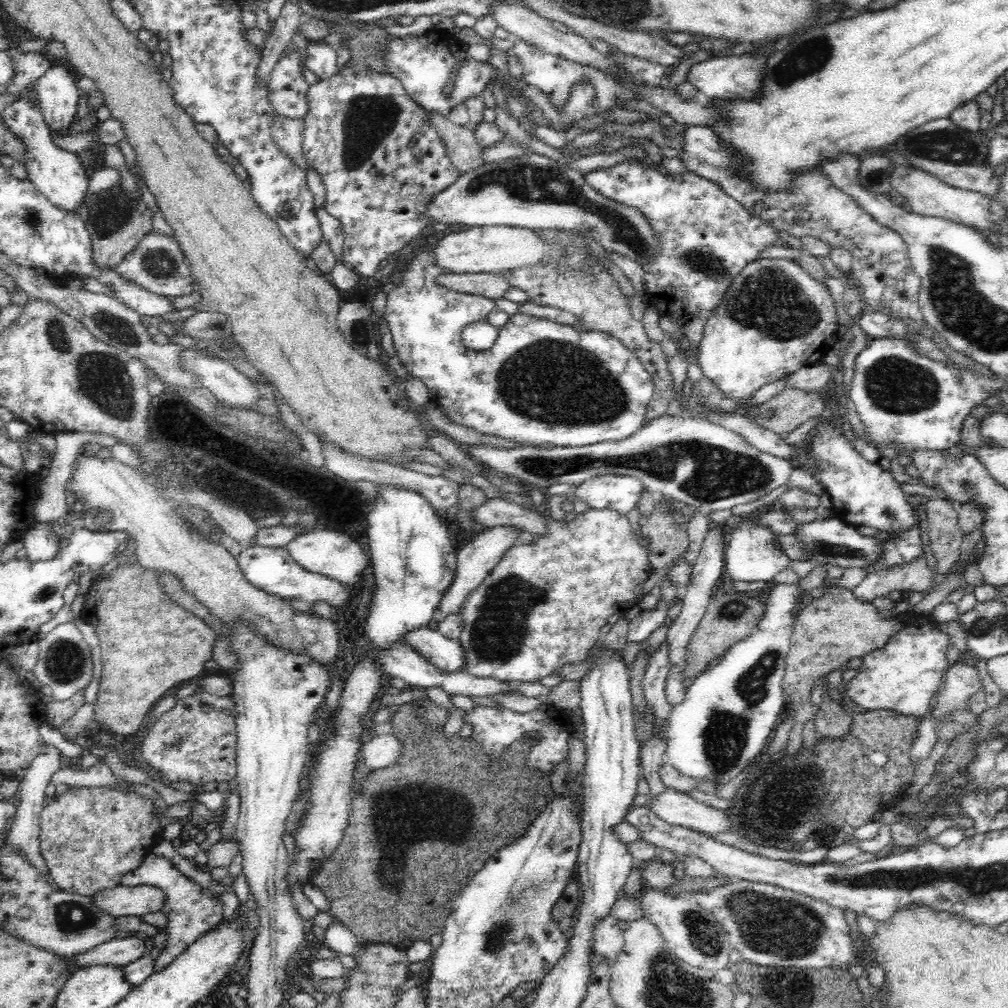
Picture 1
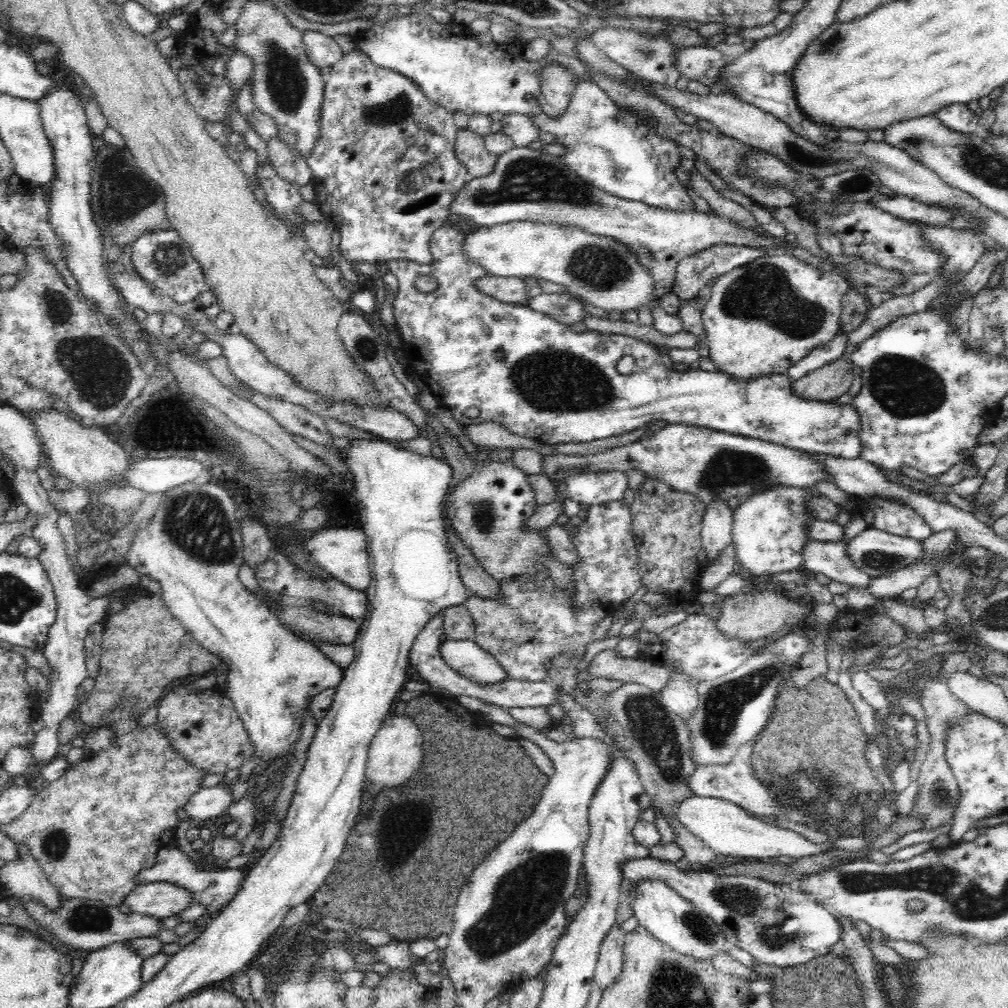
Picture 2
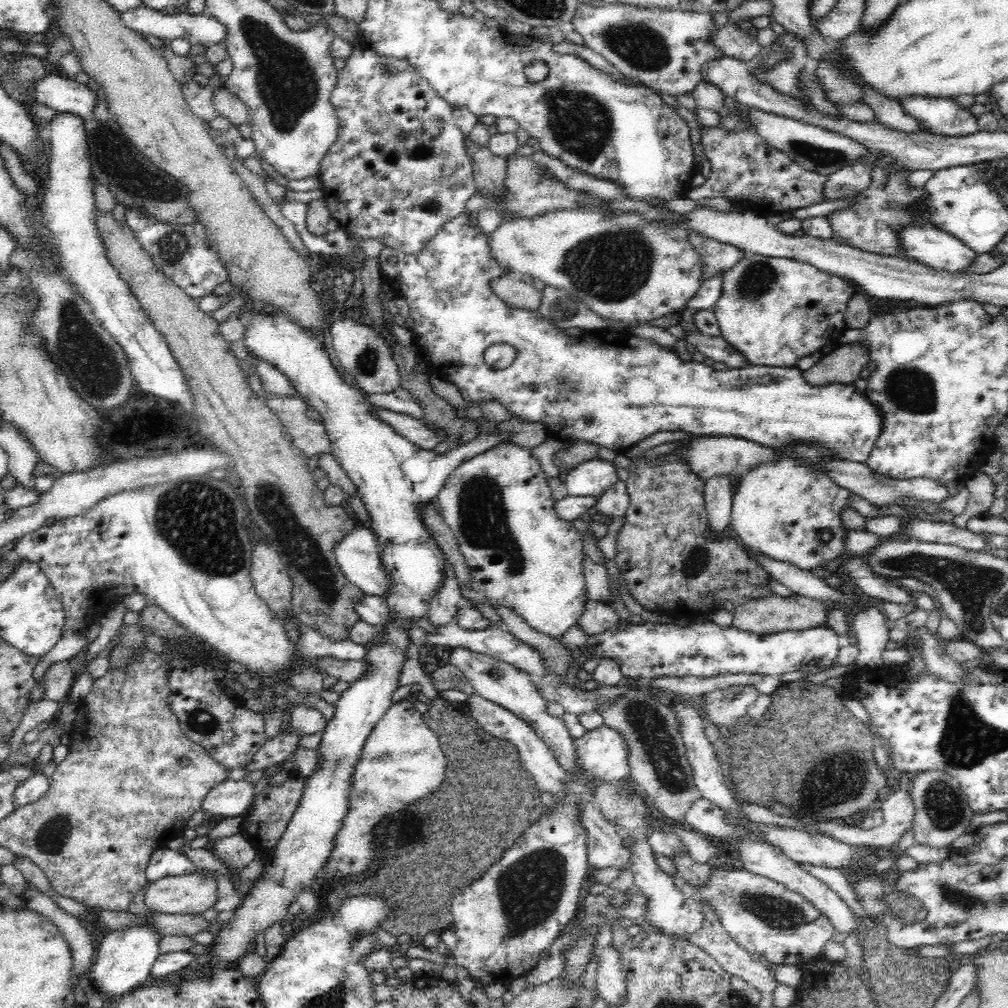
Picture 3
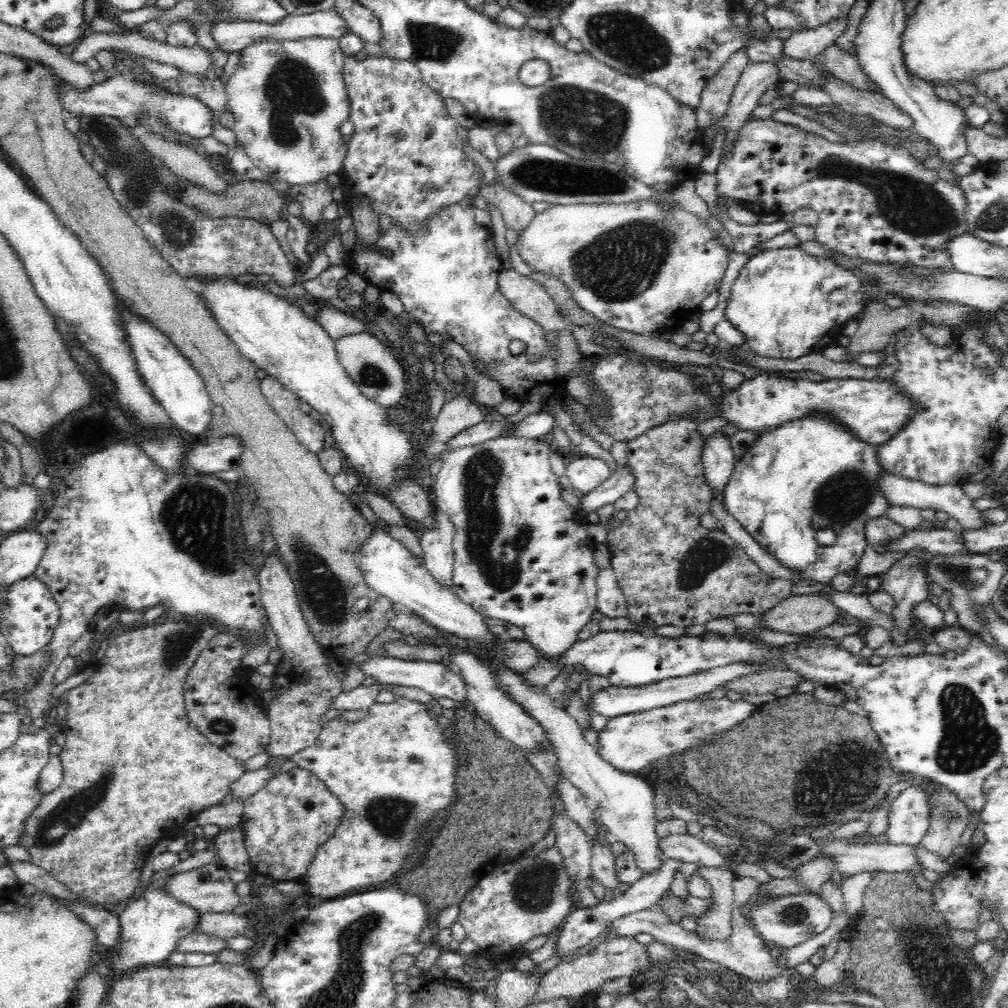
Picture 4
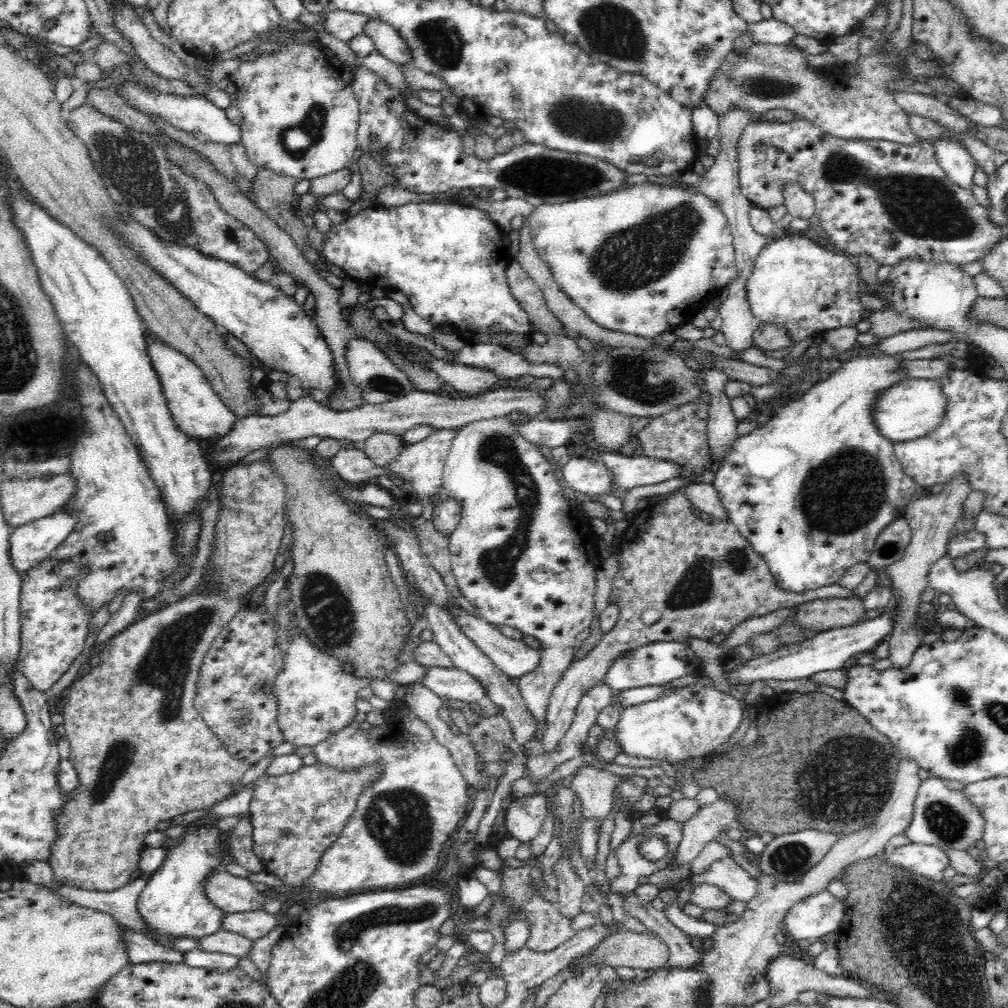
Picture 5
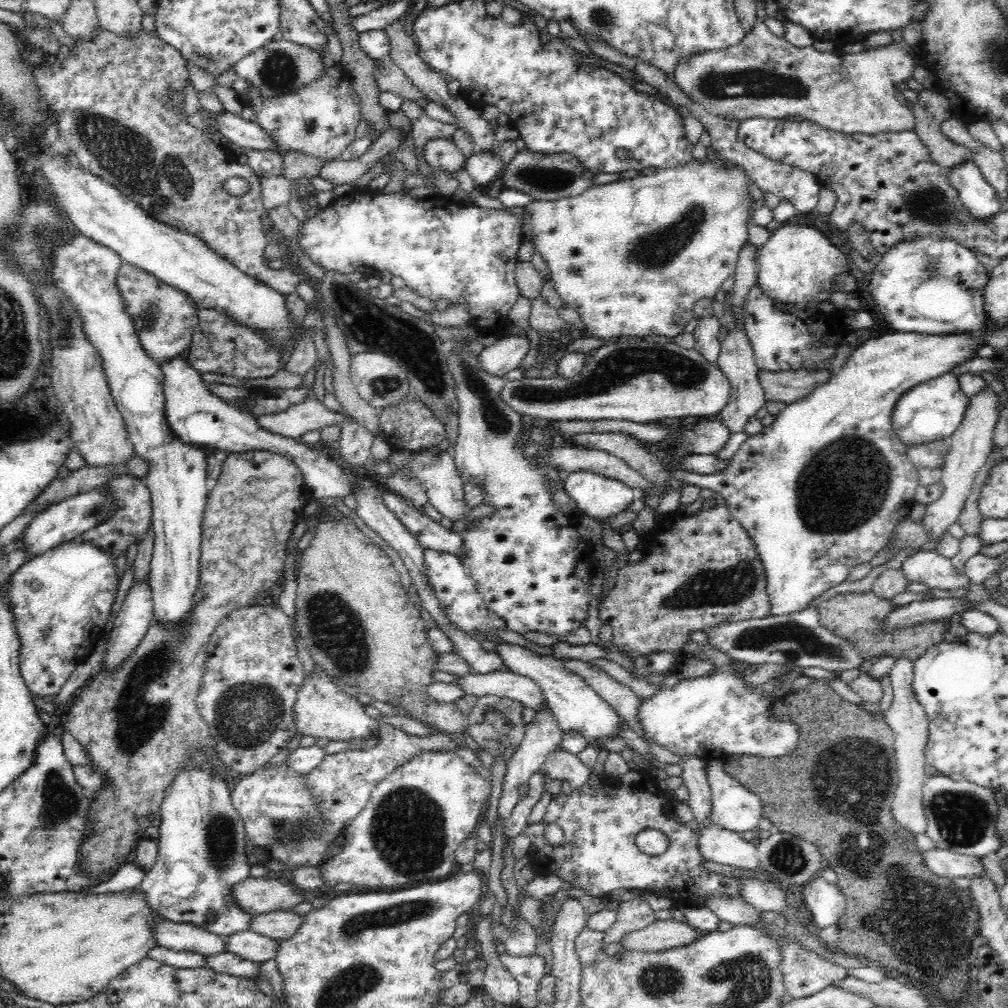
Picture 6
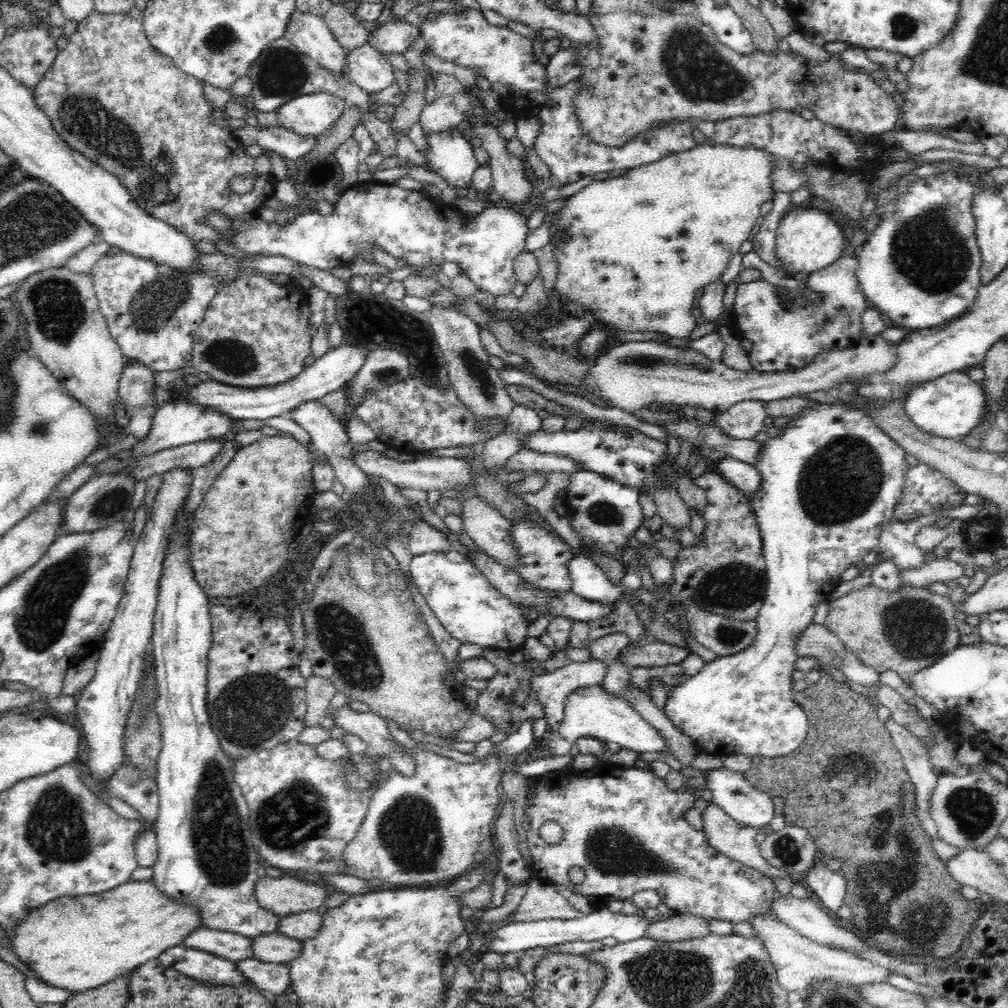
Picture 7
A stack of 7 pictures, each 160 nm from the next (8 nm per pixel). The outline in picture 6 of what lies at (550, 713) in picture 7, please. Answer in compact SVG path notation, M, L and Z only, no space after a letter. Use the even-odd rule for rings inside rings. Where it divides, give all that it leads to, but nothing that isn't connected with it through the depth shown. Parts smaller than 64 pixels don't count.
M510 671L493 673L468 672L451 682L464 691L464 695L480 698L494 695L501 702L504 699L518 701L523 706L538 710L546 699L534 680ZM550 751L542 767L551 779L567 781L572 791L581 789L588 782L586 765L566 751Z

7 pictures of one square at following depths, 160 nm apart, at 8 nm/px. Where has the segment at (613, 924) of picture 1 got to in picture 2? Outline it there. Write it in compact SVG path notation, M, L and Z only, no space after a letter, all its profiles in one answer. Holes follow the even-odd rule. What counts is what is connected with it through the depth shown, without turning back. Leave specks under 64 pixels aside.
M615 925L603 939L596 963L593 982L602 990L612 986L623 968L626 934Z

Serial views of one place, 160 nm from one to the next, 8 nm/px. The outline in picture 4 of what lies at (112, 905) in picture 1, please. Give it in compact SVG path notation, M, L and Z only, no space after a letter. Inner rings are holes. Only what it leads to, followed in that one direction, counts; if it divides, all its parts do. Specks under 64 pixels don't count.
M212 860L202 868L194 868L190 872L176 873L160 890L166 891L173 900L192 908L199 915L231 913L234 908L240 905L239 900L241 899L236 895L235 885L217 860Z

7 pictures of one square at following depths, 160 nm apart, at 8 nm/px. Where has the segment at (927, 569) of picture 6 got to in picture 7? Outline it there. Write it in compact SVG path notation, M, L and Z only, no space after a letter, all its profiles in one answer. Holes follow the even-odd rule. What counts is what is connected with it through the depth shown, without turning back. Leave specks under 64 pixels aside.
M940 512L918 517L915 521L892 521L880 532L880 546L884 558L891 560L900 570L912 570L929 563L926 552L917 548L915 535L919 529L934 525Z

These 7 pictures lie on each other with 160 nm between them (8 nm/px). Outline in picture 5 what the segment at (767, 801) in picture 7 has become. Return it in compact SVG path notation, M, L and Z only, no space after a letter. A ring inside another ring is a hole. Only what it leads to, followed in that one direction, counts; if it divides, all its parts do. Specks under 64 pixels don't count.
M720 798L714 803L700 808L697 813L683 822L681 843L665 868L690 866L697 854L700 854L706 844L713 841L720 830L723 828L728 830L737 826L737 822L734 820L736 820L738 810L739 808L734 803Z

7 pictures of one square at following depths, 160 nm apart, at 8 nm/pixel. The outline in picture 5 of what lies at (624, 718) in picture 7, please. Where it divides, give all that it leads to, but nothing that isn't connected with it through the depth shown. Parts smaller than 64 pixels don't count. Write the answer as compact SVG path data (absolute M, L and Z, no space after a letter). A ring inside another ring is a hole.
M454 599L444 602L444 609L454 615L454 621L458 623L458 629L464 633L468 639L480 649L489 660L504 674L518 679L524 676L526 672L534 671L540 665L540 655L538 650L526 645L521 639L512 639L504 636L496 626L490 624L486 619L480 616L474 616L472 613L464 610Z

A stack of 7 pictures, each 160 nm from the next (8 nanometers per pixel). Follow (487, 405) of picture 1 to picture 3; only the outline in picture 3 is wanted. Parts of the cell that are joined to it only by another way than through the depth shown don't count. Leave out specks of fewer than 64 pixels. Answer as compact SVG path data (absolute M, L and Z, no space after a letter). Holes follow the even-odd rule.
M468 212L460 213L456 218L449 220L432 237L428 246L420 253L406 255L400 251L384 247L379 256L379 266L382 268L382 279L384 286L390 293L395 293L404 298L409 304L409 316L412 318L412 326L408 329L412 332L413 344L418 352L419 359L427 363L428 373L437 373L450 384L454 384L462 398L467 403L467 408L472 406L480 407L484 402L498 402L510 412L511 418L526 423L542 423L546 429L548 438L557 439L560 442L588 442L600 444L602 447L621 452L628 450L633 444L648 438L657 432L678 432L688 434L692 437L708 437L714 435L739 437L750 440L762 446L779 449L780 447L791 447L792 445L806 444L824 447L825 452L832 458L858 463L866 463L870 457L872 448L882 431L883 421L881 411L870 401L864 393L856 393L854 385L834 383L822 385L820 388L808 385L802 378L803 372L798 367L782 368L767 366L750 366L733 368L726 371L716 371L710 362L684 362L678 358L674 350L668 350L658 343L632 335L630 332L618 330L590 330L583 335L570 335L563 328L548 322L537 310L526 310L522 308L510 308L498 295L492 292L490 280L503 273L502 267L496 263L496 259L490 256L490 247L486 241L486 233L478 227L470 226ZM493 344L510 344L515 348L516 354L512 364L505 369L495 369L486 364L484 360L485 350Z

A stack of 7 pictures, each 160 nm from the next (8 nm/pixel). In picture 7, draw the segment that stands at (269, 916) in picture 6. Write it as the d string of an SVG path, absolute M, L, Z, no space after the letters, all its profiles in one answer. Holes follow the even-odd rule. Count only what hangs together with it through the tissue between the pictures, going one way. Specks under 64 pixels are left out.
M317 911L298 912L279 918L276 934L300 942L317 936L322 916Z

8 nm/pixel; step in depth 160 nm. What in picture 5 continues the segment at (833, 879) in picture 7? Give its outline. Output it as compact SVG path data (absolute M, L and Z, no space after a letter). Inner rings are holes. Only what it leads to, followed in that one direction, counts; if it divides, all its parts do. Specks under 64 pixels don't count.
M828 891L795 903L784 916L784 930L790 944L816 940L837 930L845 918L845 905Z

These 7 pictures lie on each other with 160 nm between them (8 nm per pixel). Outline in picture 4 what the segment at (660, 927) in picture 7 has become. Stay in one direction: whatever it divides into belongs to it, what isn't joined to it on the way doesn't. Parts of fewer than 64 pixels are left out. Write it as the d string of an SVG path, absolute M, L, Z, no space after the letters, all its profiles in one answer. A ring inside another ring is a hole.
M633 937L608 939L594 949L590 955L578 956L570 962L563 962L545 975L539 977L536 994L530 996L527 1006L536 1006L541 1002L548 1002L554 999L576 999L599 990L604 982L620 976L635 977L640 972L648 970L650 962L644 945L640 945ZM624 939L628 941L628 948L624 948Z

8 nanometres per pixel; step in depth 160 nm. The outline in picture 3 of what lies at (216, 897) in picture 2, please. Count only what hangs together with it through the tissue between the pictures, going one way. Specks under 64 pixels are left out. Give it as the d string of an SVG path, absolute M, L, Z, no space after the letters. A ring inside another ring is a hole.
M169 847L159 848L153 852L145 872L148 883L168 876L190 876L190 873L202 873L184 852Z

